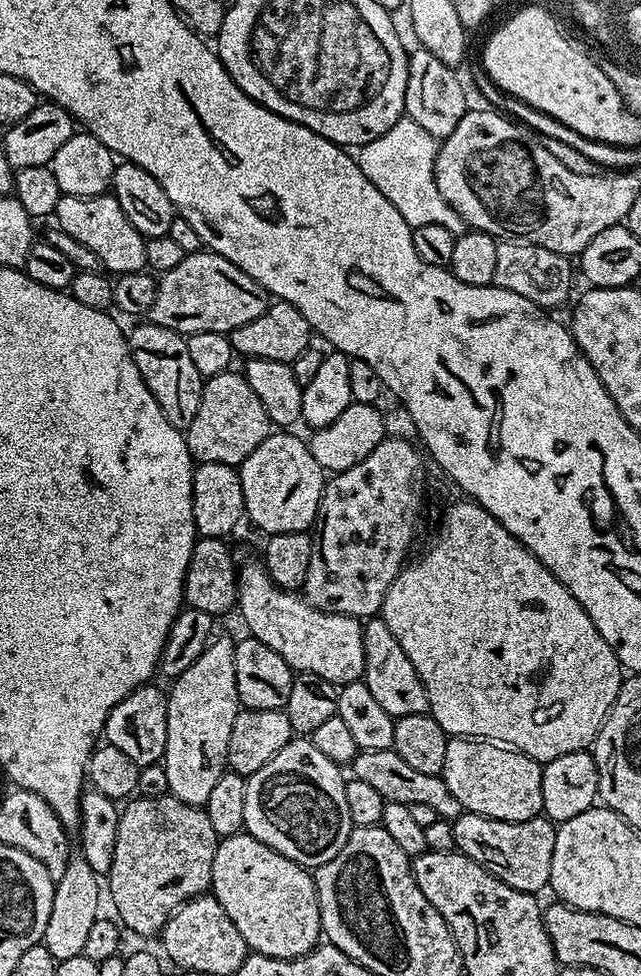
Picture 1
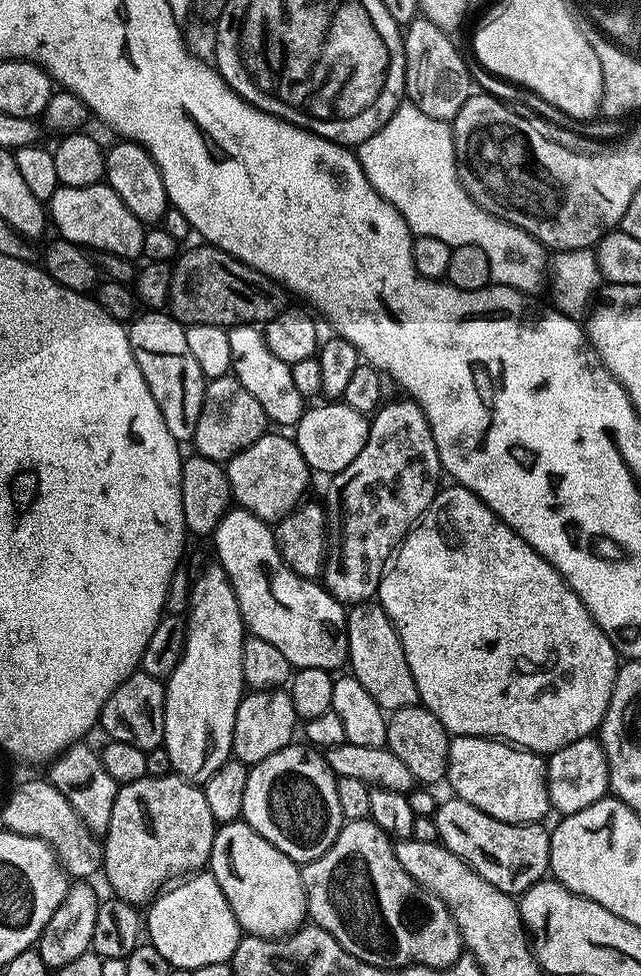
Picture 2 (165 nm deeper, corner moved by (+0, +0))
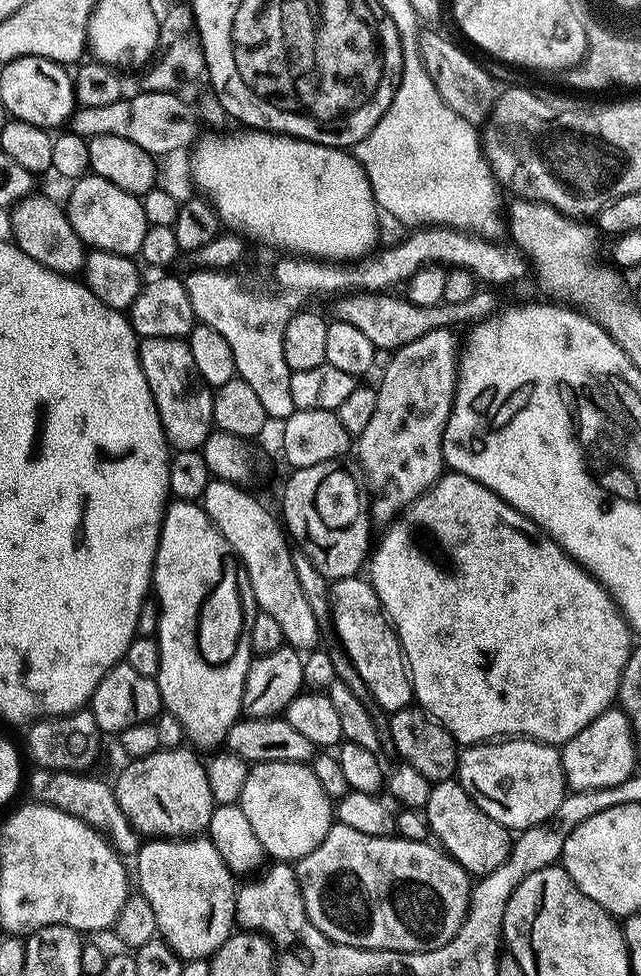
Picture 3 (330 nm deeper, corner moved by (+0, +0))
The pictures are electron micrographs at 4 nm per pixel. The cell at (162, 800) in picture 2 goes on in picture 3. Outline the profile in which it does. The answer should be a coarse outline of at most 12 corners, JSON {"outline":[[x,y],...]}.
{"outline":[[187,747],[125,763],[116,801],[144,838],[192,838],[213,802]]}

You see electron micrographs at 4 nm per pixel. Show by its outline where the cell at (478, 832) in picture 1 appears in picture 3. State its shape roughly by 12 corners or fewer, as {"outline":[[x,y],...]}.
{"outline":[[455,779],[433,783],[426,819],[473,877],[506,862],[509,829]]}

